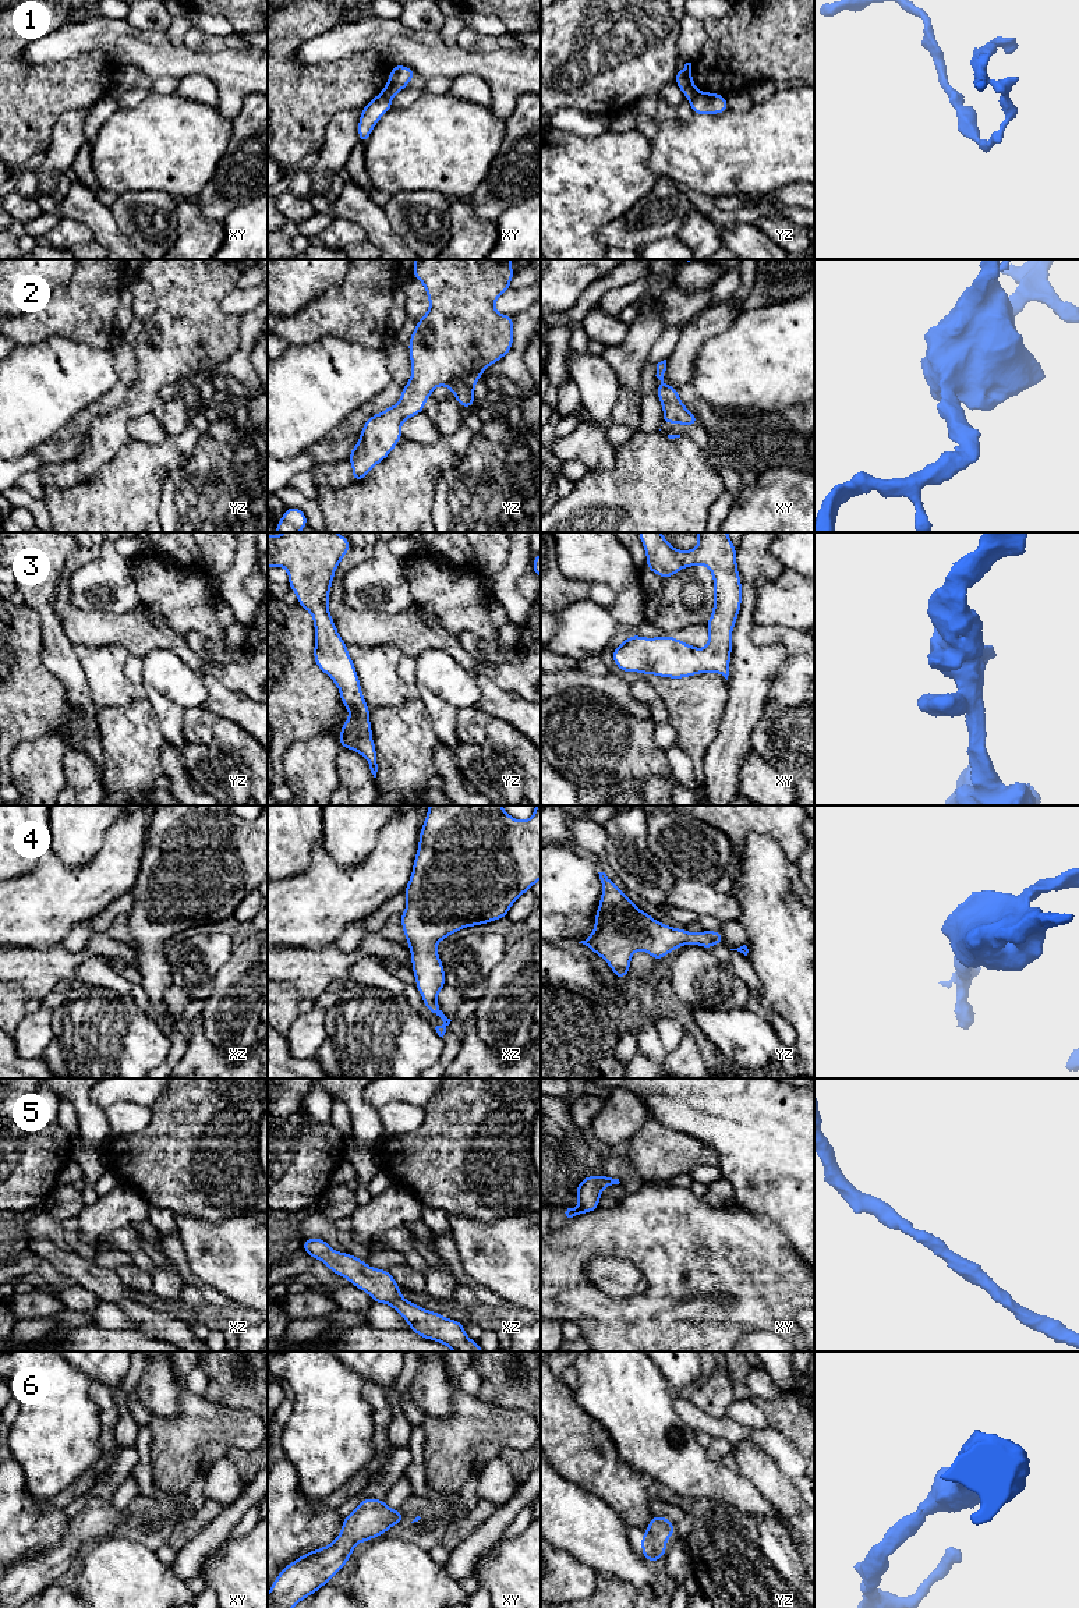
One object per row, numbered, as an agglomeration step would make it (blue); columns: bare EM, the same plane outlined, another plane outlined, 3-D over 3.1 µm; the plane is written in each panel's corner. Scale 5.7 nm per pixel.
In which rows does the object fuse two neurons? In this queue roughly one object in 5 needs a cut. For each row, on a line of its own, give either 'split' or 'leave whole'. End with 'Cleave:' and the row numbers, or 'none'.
1: split
2: leave whole
3: leave whole
4: leave whole
5: leave whole
6: leave whole
Cleave: 1

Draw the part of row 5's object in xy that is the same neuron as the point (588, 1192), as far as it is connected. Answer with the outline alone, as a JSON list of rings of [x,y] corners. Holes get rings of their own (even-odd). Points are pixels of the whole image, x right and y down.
[[[606,1175],[601,1176],[584,1176],[574,1193],[579,1197],[577,1208],[567,1208],[565,1212],[567,1218],[573,1218],[580,1214],[597,1211],[599,1208],[599,1197],[605,1187],[619,1184],[619,1179],[612,1179]]]

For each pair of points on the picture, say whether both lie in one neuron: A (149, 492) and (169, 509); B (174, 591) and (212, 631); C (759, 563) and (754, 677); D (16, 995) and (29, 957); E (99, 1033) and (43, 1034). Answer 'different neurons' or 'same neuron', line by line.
A: different neurons
B: same neuron
C: same neuron
D: different neurons
E: different neurons

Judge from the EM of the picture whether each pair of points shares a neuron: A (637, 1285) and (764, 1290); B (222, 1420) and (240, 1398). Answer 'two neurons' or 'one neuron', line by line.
A: two neurons
B: two neurons

